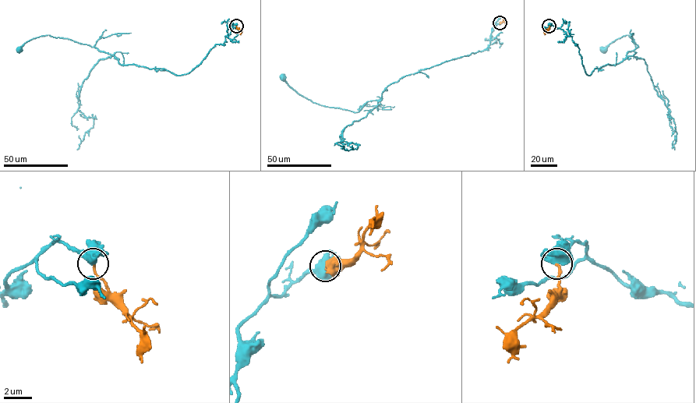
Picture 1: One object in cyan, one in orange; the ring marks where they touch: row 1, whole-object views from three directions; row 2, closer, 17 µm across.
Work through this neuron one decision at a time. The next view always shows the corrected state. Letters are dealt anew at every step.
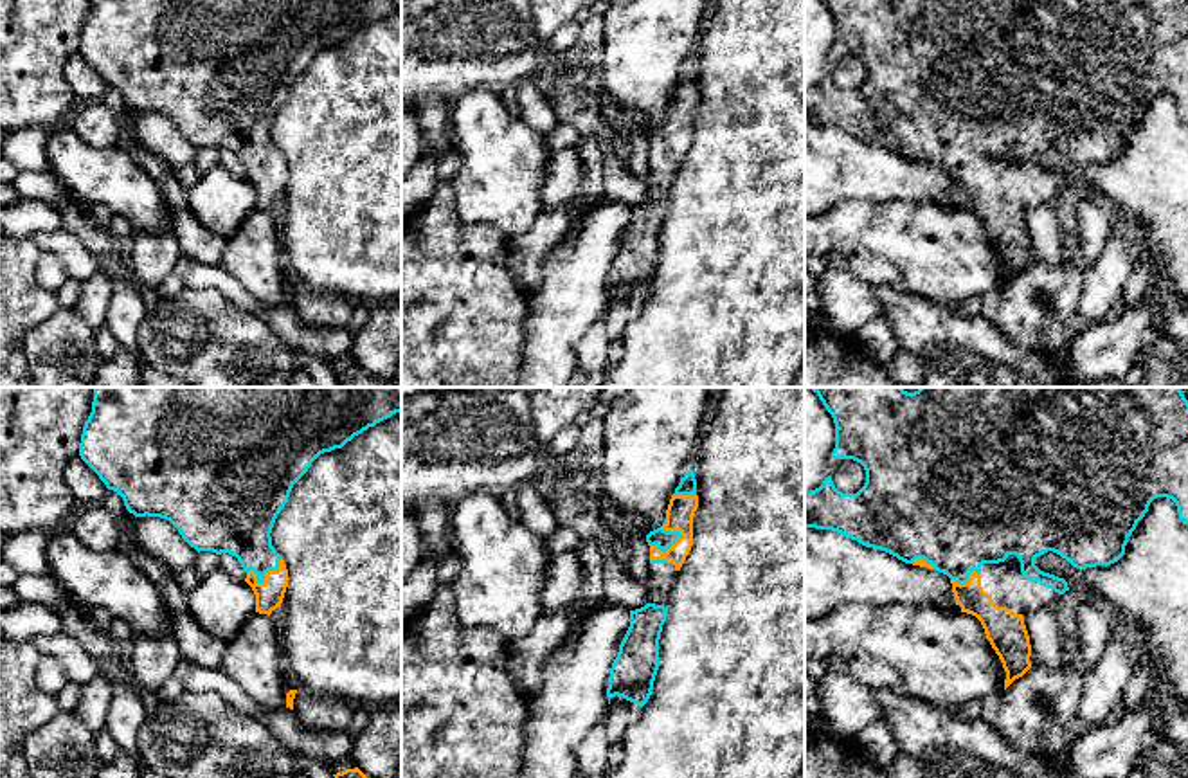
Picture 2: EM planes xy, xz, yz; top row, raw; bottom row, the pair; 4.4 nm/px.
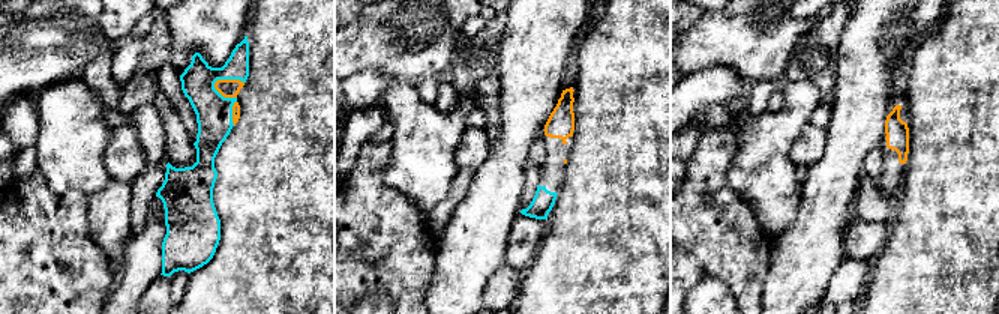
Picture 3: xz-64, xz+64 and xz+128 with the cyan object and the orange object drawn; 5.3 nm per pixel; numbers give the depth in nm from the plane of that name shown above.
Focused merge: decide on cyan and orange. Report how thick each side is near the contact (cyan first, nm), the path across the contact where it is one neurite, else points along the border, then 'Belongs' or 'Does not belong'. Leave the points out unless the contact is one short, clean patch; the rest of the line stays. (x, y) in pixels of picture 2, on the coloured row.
Thickness 90 nm (cyan) against 130 nm. Path across: xz (659, 537), (666, 550), (681, 535), (679, 515). Belongs

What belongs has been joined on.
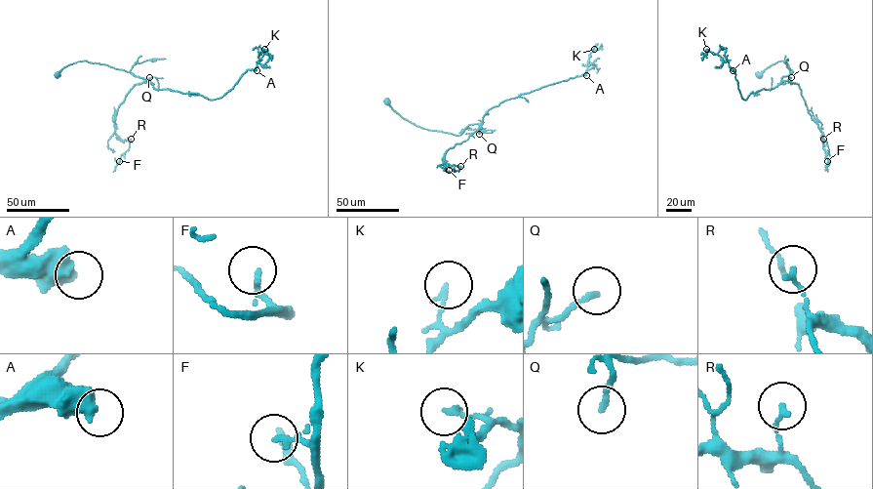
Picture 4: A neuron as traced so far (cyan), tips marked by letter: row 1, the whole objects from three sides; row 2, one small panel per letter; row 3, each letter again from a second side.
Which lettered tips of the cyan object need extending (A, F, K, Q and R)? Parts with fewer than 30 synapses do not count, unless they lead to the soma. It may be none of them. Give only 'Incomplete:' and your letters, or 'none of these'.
Incomplete: A

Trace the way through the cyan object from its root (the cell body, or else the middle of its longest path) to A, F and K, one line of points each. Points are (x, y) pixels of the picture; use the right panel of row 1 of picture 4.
A: (759, 74), (780, 61), (792, 71), (773, 88), (751, 93), (744, 100), (733, 70)
F: (759, 74), (777, 61), (788, 64), (792, 72), (781, 80), (799, 85), (808, 112), (826, 142), (827, 161)
K: (759, 74), (780, 61), (792, 71), (773, 88), (751, 93), (744, 100), (729, 63), (706, 49)

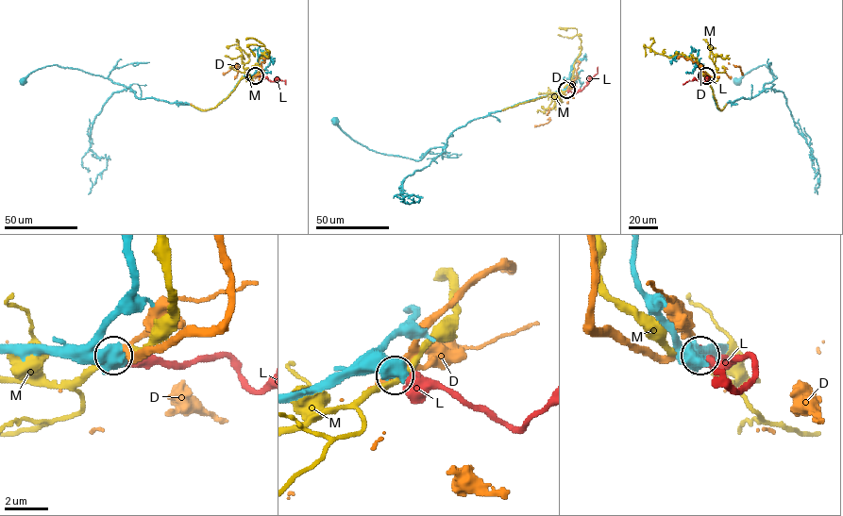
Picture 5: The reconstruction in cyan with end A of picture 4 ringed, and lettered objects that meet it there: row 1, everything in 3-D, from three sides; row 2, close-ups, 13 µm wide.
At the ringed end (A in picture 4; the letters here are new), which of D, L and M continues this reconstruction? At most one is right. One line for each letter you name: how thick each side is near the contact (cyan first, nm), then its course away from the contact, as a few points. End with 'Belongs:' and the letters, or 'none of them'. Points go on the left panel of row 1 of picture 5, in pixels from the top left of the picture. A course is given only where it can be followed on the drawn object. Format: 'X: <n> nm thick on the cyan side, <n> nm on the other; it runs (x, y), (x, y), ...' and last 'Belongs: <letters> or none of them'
Belongs: none of them

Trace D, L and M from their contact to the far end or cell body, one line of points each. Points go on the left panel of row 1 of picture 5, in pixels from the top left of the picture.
D: (255, 75), (251, 78), (258, 79), (237, 68), (236, 63), (238, 66), (222, 74), (193, 105)
L: (255, 76), (271, 81), (285, 80), (286, 84)
M: (255, 75), (261, 54), (267, 57), (269, 53), (264, 46), (250, 44), (255, 57)

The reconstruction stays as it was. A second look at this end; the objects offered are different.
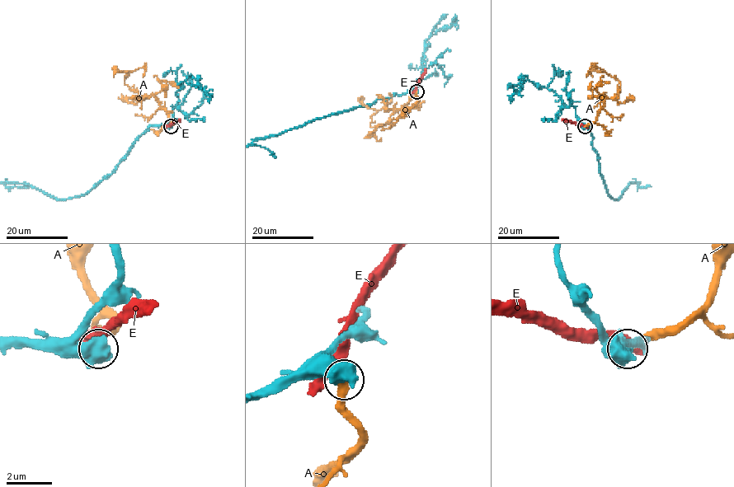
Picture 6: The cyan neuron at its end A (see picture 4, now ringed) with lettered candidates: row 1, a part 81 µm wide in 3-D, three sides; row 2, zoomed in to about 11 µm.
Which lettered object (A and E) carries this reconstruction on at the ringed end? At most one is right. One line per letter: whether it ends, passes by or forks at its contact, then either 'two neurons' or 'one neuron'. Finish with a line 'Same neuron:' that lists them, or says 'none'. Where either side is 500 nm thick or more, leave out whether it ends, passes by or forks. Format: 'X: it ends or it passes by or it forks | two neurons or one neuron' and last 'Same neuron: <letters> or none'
A: one neuron
E: two neurons
Same neuron: A

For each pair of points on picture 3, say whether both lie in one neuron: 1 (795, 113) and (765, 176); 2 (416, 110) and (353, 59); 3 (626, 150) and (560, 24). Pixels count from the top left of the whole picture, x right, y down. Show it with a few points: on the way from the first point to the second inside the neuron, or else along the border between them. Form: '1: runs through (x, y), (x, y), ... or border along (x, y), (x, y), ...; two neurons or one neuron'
1: runs through (782, 128), (770, 140), (770, 161); one neuron
2: border along (393, 80), (413, 84); two neurons
3: border along (579, 41), (572, 62); two neurons

